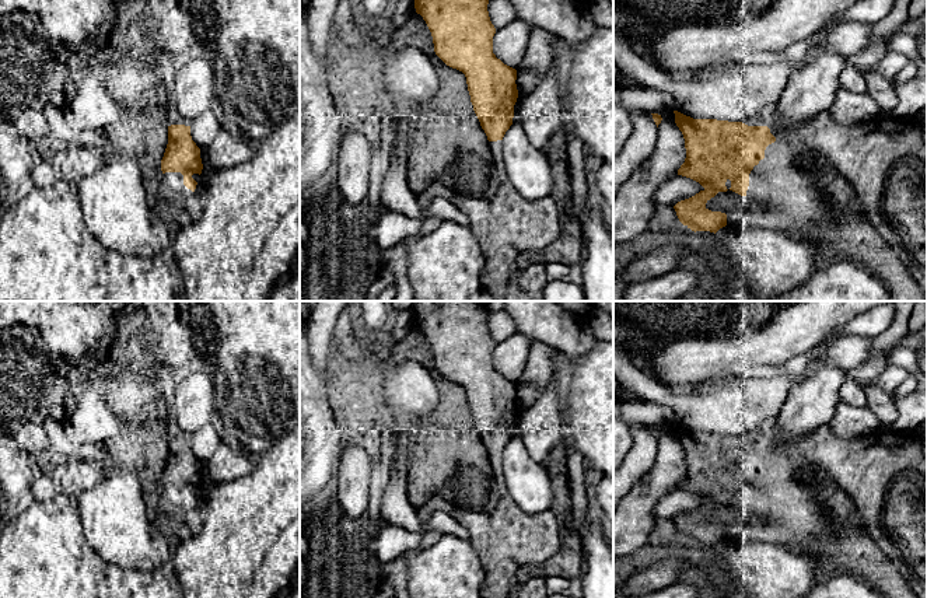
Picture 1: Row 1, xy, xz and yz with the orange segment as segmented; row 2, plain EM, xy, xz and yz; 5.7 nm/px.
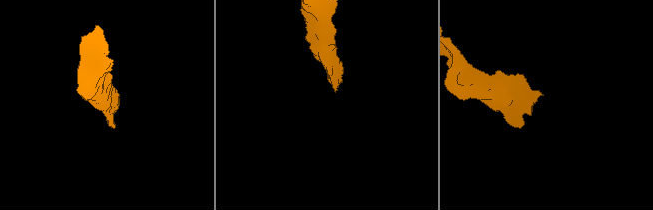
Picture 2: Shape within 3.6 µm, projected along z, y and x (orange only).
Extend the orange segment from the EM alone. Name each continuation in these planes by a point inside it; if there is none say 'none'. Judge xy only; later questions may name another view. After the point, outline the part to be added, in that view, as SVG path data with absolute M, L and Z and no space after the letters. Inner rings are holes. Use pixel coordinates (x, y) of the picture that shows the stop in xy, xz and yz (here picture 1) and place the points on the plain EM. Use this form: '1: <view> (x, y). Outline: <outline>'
1: xy (175, 503). Outline: M165 486L162 490L165 508L172 514L181 515L192 506L183 499L183 489L181 486Z

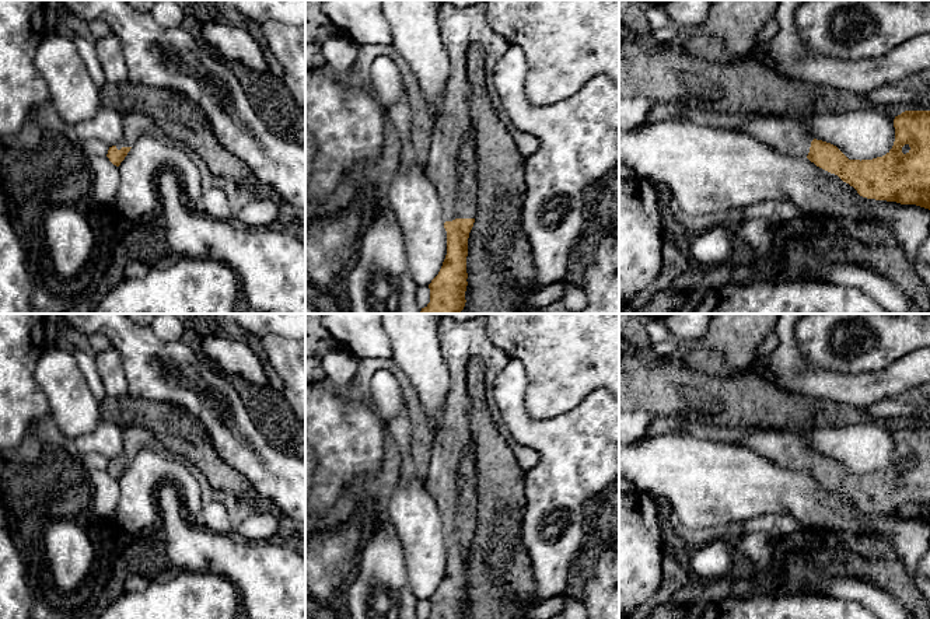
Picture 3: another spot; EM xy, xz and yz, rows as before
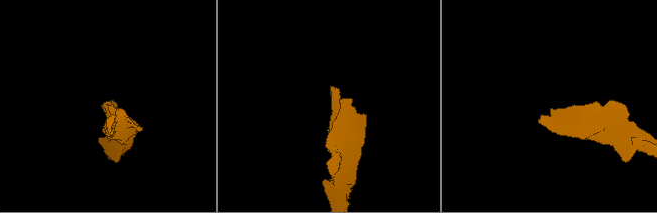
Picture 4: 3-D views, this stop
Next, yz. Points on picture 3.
1: yz (789, 448). Outline: M752 430L733 434L728 441L749 447L779 465L807 472L814 454L807 430Z

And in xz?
1: xz (451, 479). Outline: M479 314L466 321L444 317L438 324L438 343L451 388L440 429L426 447L430 468L423 483L438 507L444 536L476 529L476 464L466 389L466 363L472 357L483 363L486 402L492 420L518 466L525 472L539 461L536 450L514 440L493 398L494 378L511 359L487 338L485 322L485 315Z

